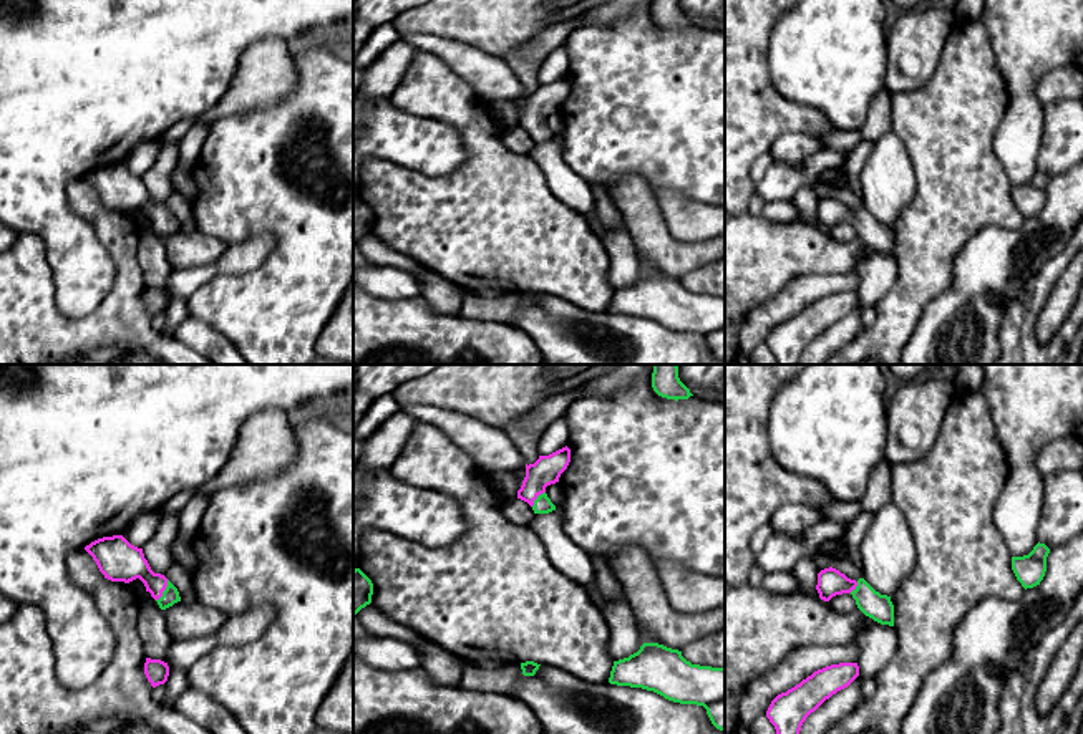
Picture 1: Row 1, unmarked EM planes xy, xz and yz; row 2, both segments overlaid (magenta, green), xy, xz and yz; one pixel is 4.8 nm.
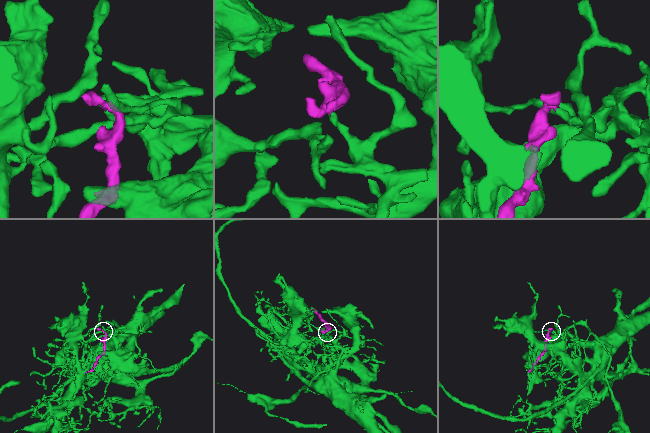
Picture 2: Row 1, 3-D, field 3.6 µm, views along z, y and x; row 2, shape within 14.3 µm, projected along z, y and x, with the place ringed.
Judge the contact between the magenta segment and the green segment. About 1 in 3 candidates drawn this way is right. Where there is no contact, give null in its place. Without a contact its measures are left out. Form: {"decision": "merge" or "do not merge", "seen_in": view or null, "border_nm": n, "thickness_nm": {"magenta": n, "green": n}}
{"decision": "merge", "seen_in": "xy", "border_nm": 120, "thickness_nm": {"magenta": 190, "green": 80}}

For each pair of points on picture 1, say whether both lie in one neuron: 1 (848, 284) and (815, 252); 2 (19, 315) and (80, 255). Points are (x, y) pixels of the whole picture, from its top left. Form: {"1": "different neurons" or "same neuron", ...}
{"1": "different neurons", "2": "different neurons"}

